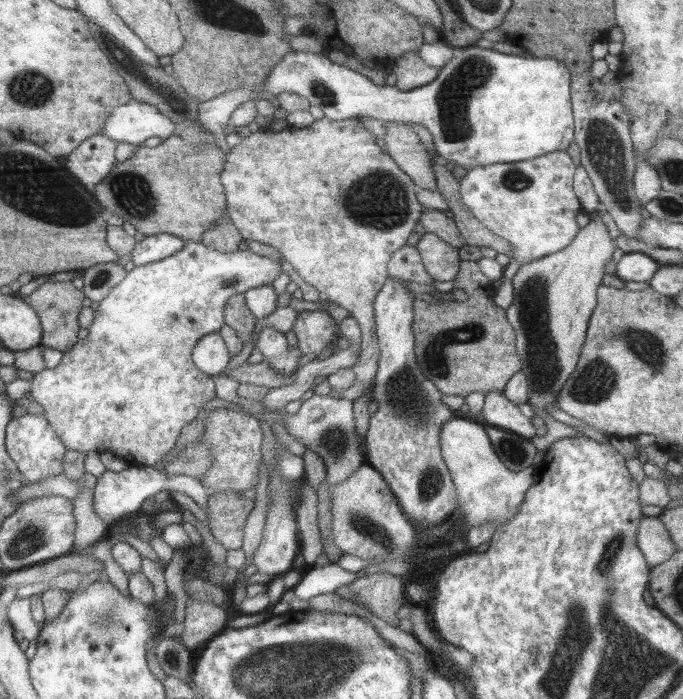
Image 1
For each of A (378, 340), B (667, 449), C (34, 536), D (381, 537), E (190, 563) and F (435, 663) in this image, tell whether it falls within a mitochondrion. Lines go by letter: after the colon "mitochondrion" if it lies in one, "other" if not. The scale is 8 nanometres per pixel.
A: other
B: other
C: mitochondrion
D: mitochondrion
E: other
F: other

